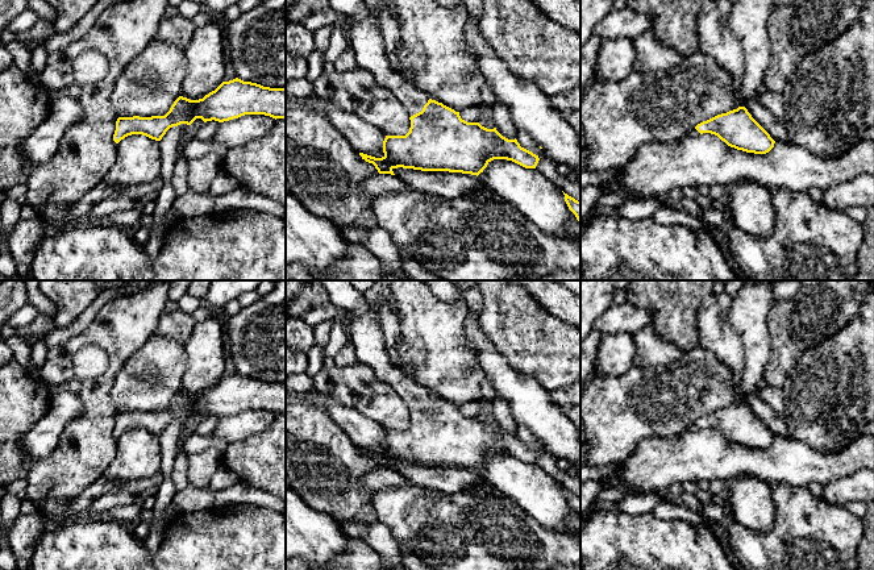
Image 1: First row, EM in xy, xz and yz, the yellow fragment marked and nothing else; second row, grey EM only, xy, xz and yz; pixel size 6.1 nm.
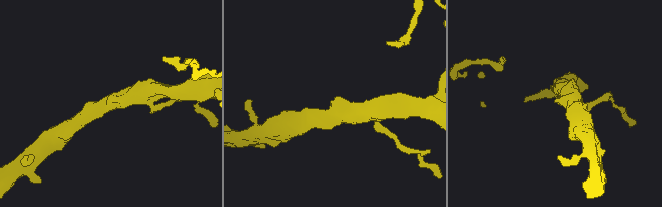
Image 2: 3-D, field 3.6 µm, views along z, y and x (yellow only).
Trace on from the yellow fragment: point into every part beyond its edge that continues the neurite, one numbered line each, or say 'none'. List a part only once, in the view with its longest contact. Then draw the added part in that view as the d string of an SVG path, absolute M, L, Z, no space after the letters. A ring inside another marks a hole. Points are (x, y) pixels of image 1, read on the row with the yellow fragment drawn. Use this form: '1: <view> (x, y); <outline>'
1: xz (363, 36); M329 0L330 8L350 20L346 29L358 67L373 72L376 82L388 88L405 108L408 116L423 111L429 97L394 71L386 55L384 42L374 14L363 0Z

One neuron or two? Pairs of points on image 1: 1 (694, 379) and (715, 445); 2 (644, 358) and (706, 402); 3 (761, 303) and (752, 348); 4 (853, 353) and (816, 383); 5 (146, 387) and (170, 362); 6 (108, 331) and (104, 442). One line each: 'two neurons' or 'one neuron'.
1: two neurons
2: two neurons
3: one neuron
4: one neuron
5: one neuron
6: one neuron

